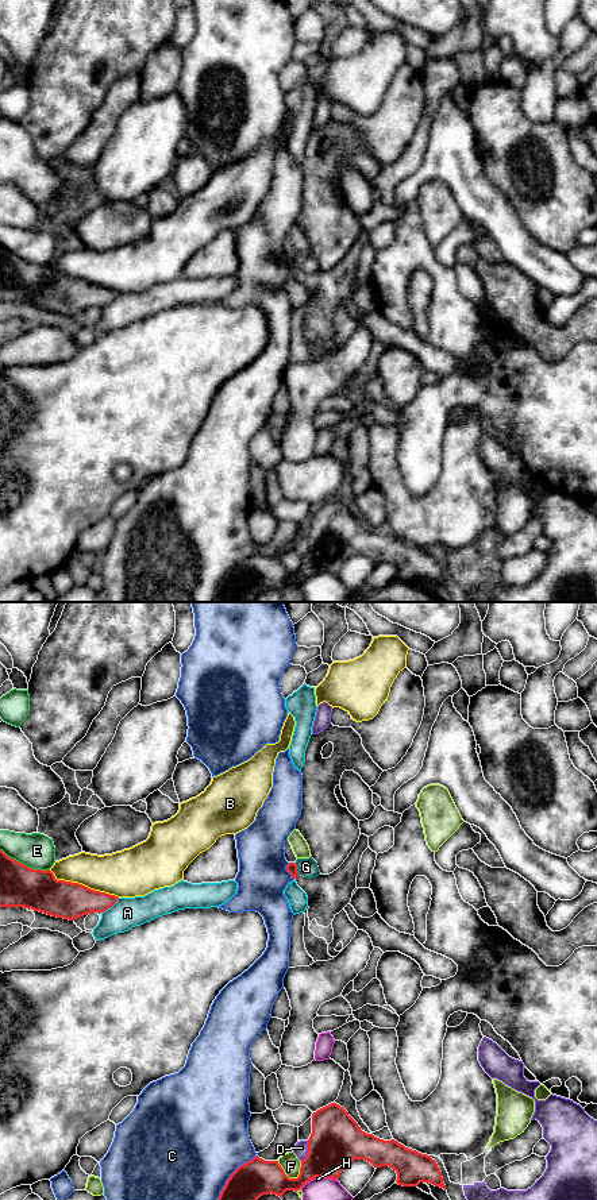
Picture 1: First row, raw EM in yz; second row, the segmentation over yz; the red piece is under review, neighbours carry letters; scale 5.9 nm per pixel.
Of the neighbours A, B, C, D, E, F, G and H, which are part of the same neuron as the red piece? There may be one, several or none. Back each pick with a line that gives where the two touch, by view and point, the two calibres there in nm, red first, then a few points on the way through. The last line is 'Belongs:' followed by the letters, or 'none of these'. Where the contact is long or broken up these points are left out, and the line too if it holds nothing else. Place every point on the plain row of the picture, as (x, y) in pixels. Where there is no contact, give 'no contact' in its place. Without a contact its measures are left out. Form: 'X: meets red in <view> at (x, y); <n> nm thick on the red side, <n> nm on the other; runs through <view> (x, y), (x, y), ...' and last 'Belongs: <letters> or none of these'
G: meets red in yz at (296, 263); 60 nm thick on the red side, 110 nm on the other; runs through yz (292, 263), (296, 263), (305, 262)
Belongs: G

